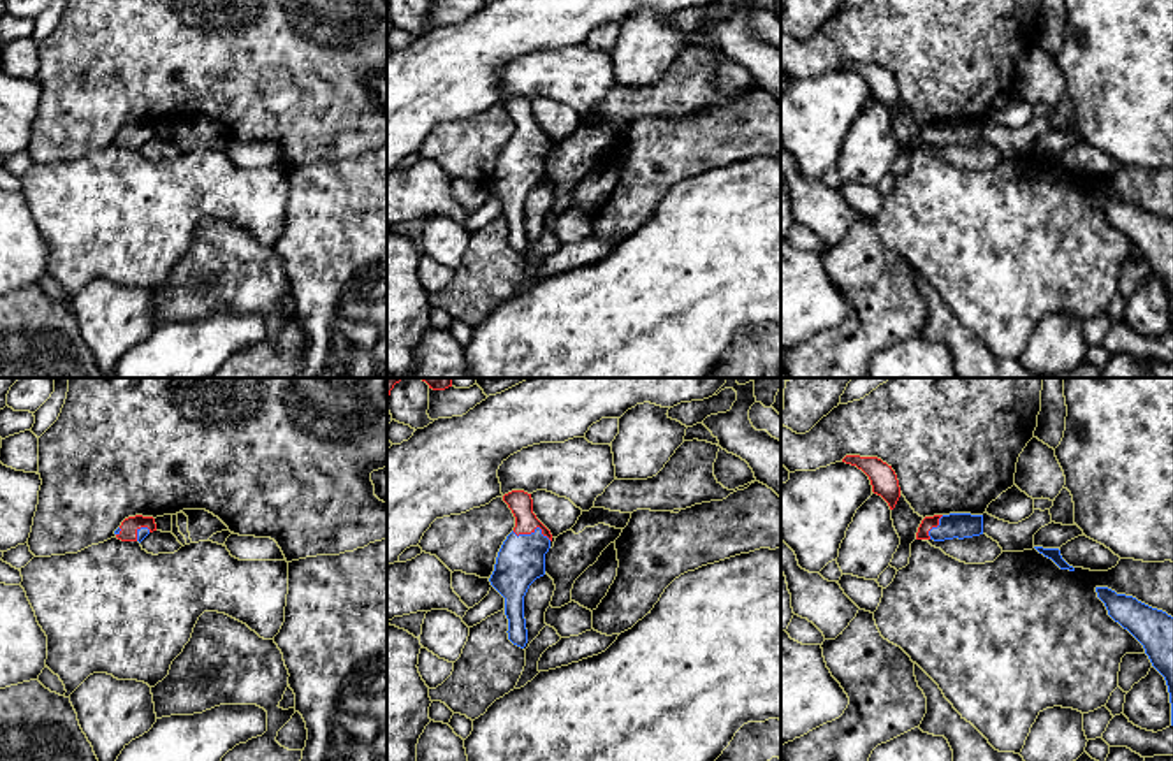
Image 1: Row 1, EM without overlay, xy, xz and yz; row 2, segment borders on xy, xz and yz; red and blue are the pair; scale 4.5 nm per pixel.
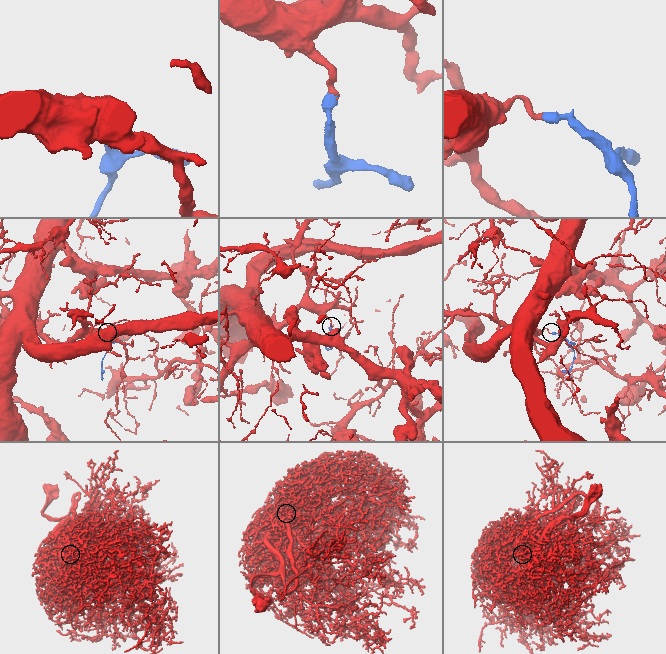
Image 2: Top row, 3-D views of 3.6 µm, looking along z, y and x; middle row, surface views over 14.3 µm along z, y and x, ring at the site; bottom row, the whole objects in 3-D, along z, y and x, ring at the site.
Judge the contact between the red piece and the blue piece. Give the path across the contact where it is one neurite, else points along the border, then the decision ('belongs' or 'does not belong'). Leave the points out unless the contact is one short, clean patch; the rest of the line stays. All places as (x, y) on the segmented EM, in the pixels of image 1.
runs through xz (519, 501), (526, 524), (533, 531), (521, 559); belongs

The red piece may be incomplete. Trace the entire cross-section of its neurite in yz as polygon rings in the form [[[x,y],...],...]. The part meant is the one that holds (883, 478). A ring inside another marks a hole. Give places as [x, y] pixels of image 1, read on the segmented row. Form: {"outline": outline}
{"outline": [[[846,455],[842,462],[862,469],[871,480],[872,492],[881,496],[888,503],[890,510],[895,508],[900,497],[900,487],[892,466],[888,466],[878,457],[860,457],[860,455]]]}

